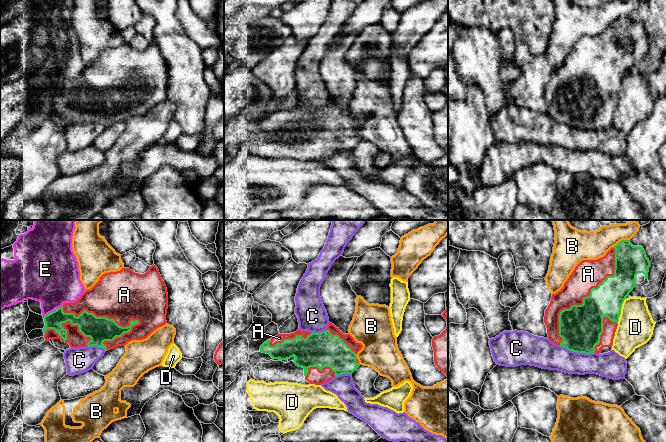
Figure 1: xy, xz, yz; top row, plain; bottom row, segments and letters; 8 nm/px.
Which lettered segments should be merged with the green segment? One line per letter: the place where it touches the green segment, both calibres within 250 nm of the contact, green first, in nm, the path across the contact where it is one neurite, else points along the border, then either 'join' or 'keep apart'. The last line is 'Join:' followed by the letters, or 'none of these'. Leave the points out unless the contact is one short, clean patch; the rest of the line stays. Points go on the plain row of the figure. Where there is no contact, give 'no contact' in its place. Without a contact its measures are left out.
A: contact xy (99, 93); calibres 200 and 400 nm; join
B: contact yz (621, 17); calibres 240 and 220 nm; keep apart
C: contact yz (577, 128); calibres 340 and 220 nm; keep apart
D: contact yz (620, 87); calibres 260 and 280 nm; keep apart
E: contact xy (49, 89); calibres 140 and 360 nm; keep apart
Join: A

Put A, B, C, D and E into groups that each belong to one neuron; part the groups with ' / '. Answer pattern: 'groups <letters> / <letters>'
groups A / B / C / D / E

